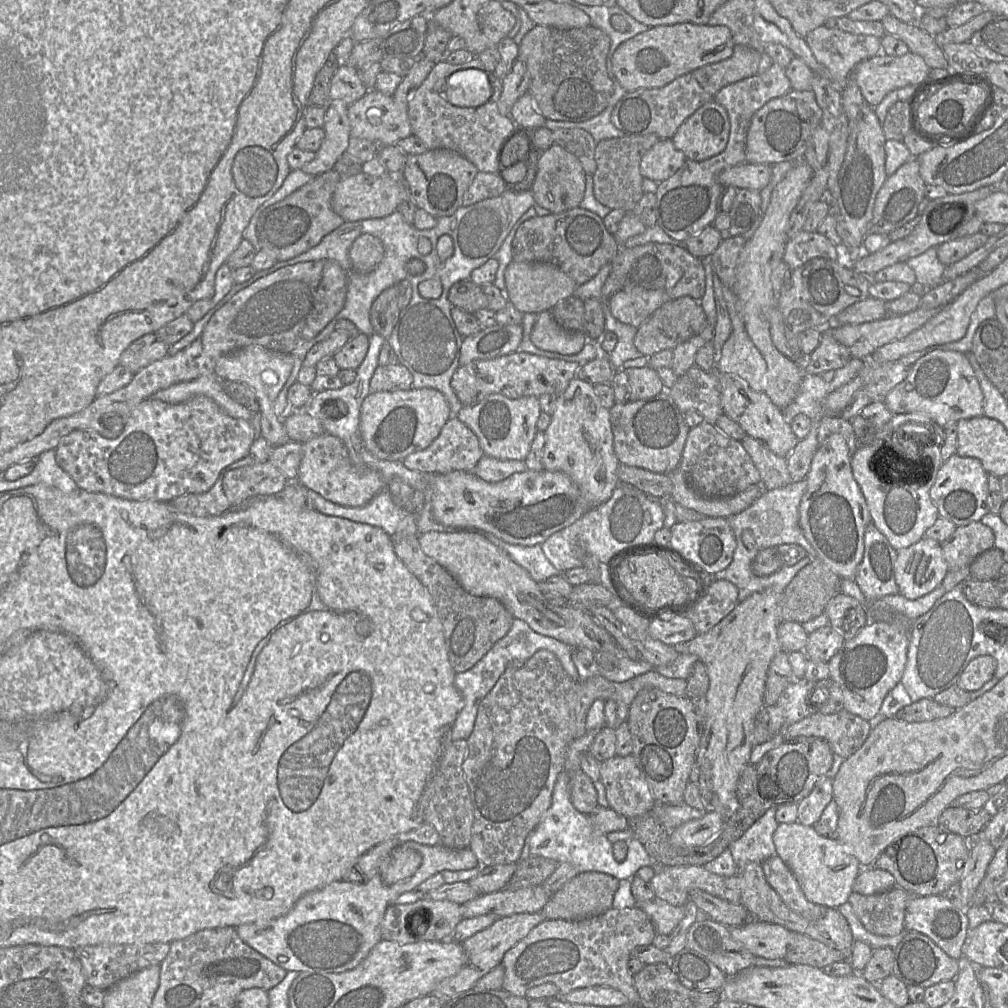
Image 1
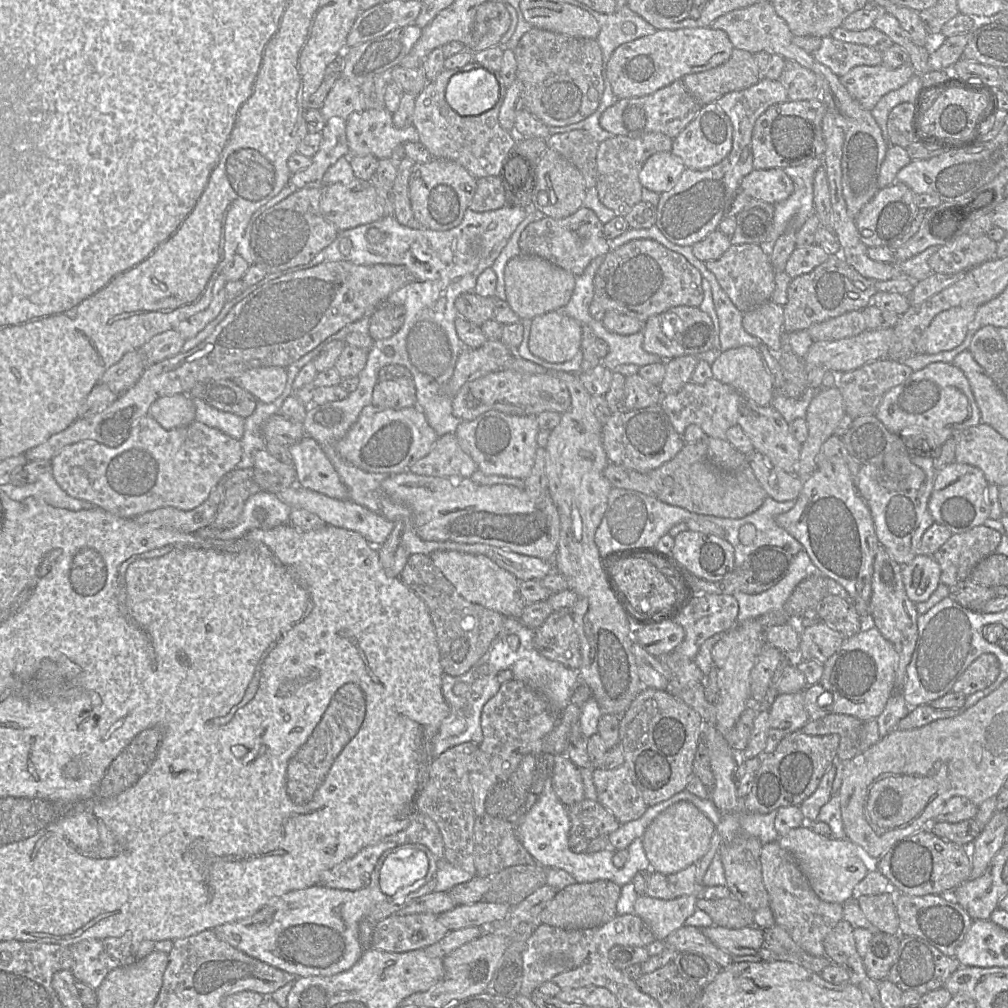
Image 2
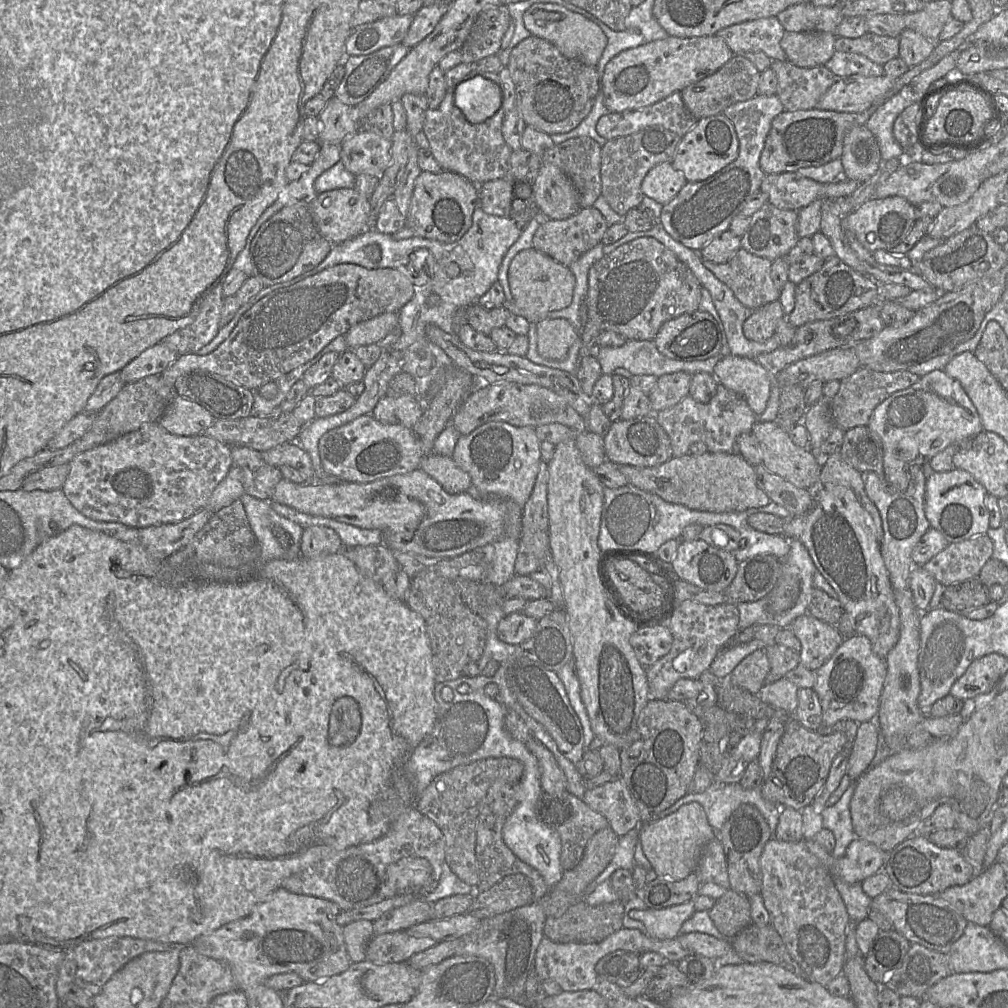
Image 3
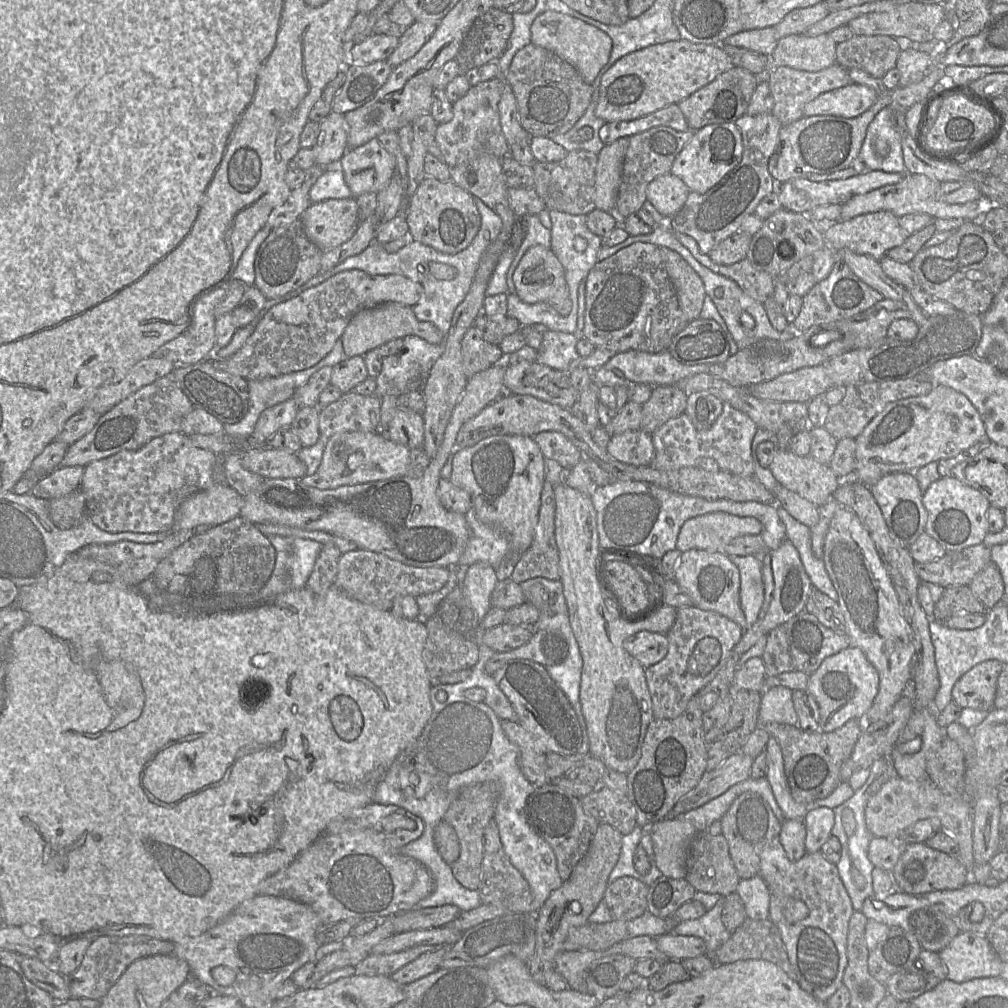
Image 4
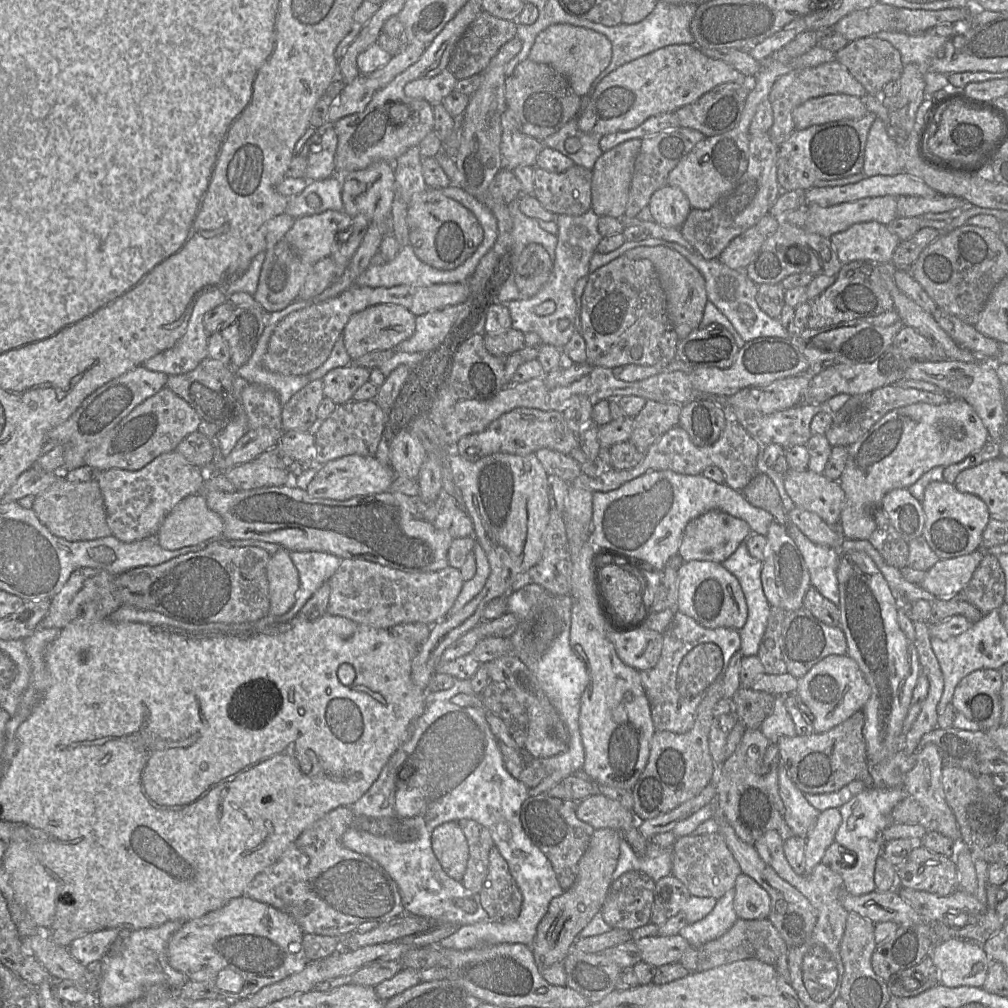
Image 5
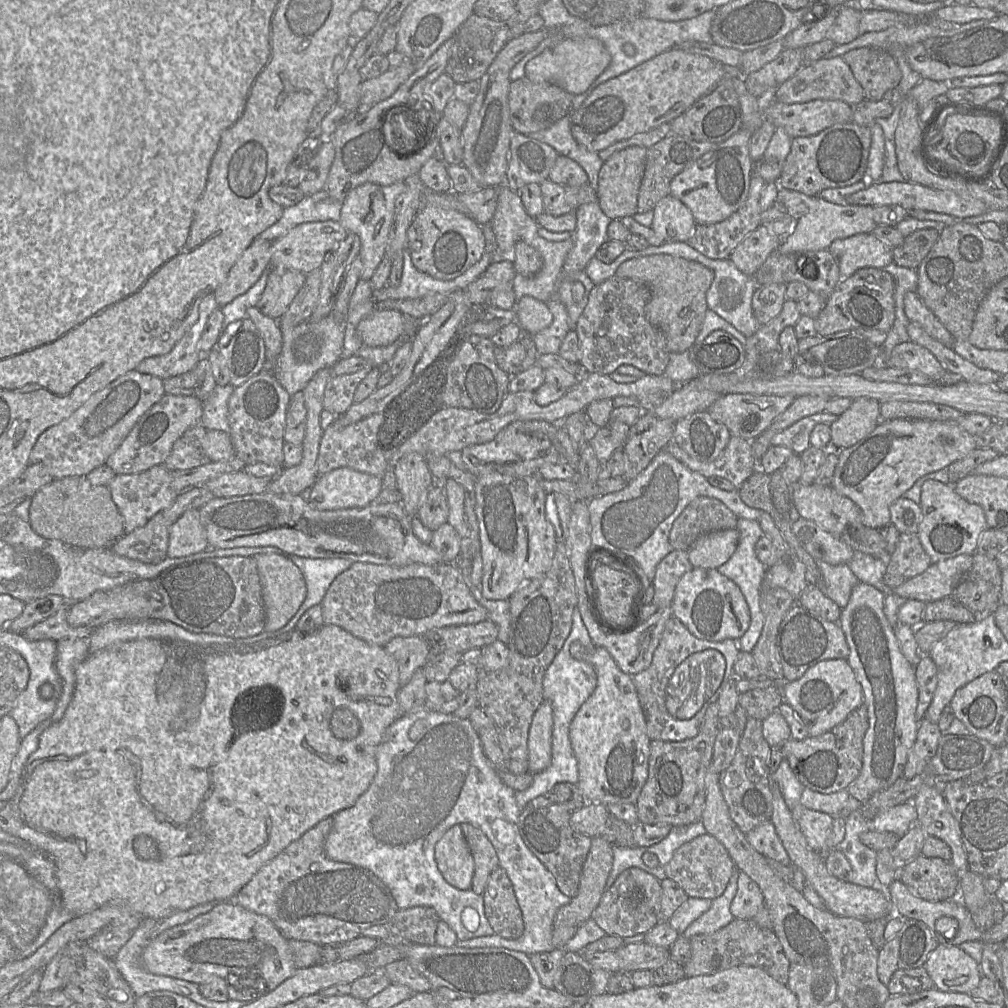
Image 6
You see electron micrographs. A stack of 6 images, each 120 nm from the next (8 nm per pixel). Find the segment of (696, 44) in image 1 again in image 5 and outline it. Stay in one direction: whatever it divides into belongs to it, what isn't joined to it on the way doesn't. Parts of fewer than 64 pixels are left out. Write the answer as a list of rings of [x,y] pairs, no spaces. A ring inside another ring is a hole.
[[[695,44],[668,45],[618,67],[600,80],[589,104],[579,116],[578,128],[583,133],[598,137],[629,131],[652,116],[676,112],[679,108],[696,101],[715,86],[726,82],[749,85],[749,79],[745,75],[722,60],[708,57]]]

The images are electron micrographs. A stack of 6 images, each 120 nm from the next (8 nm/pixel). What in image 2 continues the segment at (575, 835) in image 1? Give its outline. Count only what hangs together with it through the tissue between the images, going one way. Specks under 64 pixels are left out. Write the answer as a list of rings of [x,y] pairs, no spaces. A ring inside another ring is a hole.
[[[548,776],[538,800],[526,813],[517,831],[518,839],[523,847],[539,865],[546,869],[564,870],[573,876],[577,883],[609,880],[620,887],[632,882],[637,872],[650,871],[650,863],[643,848],[642,838],[635,839],[628,846],[628,859],[622,868],[617,868],[612,860],[616,849],[612,847],[595,853],[572,852],[568,845],[570,826],[567,807],[556,796],[552,787],[552,777]]]

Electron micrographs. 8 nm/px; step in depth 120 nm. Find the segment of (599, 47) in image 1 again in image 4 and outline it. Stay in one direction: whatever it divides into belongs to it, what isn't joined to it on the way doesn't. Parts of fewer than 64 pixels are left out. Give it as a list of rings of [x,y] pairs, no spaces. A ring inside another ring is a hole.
[[[533,43],[515,54],[508,72],[501,77],[511,86],[519,121],[532,137],[552,138],[568,132],[591,102],[593,86],[583,80],[577,69],[556,53]]]

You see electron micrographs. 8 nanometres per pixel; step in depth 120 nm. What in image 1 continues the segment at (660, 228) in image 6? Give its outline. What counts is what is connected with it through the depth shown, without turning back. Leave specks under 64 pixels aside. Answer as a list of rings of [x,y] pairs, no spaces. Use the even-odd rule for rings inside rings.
[[[659,139],[642,157],[640,172],[658,184],[673,176],[685,163],[684,153],[678,150],[672,139]]]

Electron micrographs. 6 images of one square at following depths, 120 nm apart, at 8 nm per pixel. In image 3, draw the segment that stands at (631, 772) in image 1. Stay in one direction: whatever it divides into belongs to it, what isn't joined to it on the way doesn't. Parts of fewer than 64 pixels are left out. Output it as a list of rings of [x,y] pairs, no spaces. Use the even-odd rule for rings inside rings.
[[[621,776],[586,790],[582,800],[592,810],[603,815],[619,837],[641,823],[639,810]]]

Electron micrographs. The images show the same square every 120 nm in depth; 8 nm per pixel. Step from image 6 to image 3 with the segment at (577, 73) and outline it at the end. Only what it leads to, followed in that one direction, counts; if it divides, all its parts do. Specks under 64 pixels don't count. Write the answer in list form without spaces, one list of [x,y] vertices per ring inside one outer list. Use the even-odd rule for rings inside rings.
[[[535,3],[525,11],[523,20],[532,35],[552,43],[565,57],[589,66],[597,66],[607,46],[607,37],[597,24],[558,4]]]

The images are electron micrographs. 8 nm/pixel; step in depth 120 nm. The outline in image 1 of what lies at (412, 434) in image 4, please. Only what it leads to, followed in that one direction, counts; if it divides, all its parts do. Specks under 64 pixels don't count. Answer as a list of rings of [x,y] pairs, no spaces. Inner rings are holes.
[[[402,364],[378,366],[370,381],[370,391],[387,392],[410,390],[413,388],[413,377]]]

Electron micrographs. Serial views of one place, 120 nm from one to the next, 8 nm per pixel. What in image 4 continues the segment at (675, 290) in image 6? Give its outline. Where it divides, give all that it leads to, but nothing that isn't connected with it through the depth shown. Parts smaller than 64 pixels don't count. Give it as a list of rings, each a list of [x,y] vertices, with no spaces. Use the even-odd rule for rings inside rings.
[[[660,247],[660,253],[675,287],[681,310],[688,322],[698,319],[706,295],[701,278],[675,251]]]

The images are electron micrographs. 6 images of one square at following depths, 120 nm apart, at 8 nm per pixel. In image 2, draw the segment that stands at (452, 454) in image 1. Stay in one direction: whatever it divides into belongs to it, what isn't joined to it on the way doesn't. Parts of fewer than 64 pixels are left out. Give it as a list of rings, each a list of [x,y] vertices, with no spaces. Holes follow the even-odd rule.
[[[456,433],[438,438],[430,452],[412,463],[408,471],[424,476],[471,478],[477,470],[474,460],[460,447]]]

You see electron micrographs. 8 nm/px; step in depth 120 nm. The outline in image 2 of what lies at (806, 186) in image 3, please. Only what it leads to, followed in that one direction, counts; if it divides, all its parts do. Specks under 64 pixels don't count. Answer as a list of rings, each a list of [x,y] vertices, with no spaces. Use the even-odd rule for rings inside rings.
[[[782,168],[753,169],[743,178],[740,188],[751,198],[775,205],[793,193],[794,184]]]

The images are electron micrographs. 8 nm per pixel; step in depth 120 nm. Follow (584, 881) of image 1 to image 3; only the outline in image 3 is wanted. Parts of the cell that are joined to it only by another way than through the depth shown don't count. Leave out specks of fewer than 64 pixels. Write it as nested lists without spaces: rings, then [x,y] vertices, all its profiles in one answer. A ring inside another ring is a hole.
[[[620,900],[597,906],[580,901],[560,917],[547,917],[544,936],[556,943],[601,942],[623,927],[623,912]]]

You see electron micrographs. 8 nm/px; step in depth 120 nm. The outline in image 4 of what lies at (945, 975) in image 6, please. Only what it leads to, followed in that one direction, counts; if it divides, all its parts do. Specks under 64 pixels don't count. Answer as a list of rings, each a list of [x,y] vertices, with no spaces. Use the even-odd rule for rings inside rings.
[[[960,932],[938,954],[947,967],[947,978],[954,982],[961,983],[976,978],[996,977],[1001,972],[1002,960],[992,949],[986,935]]]

